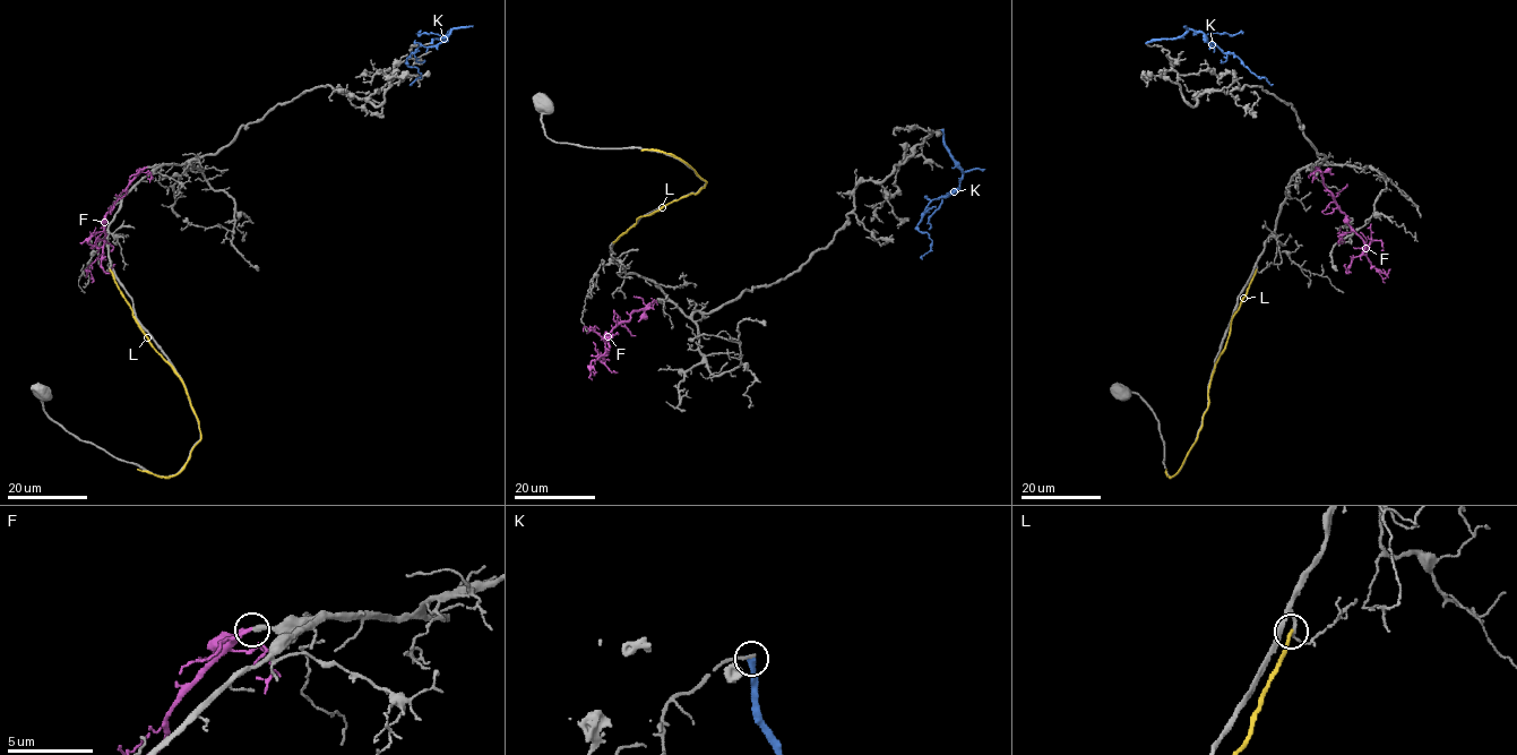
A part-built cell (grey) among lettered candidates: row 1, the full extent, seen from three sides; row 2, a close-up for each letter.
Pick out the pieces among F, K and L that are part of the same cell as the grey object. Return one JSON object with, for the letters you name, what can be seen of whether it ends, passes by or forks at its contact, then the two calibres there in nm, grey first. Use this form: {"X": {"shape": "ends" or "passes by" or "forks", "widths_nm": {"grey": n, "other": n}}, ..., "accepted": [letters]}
{"F": {"shape": "ends", "widths_nm": {"grey": 380, "other": 360}}, "accepted": ["F"]}

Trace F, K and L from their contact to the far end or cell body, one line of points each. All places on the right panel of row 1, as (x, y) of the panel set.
F: (1316, 166), (1346, 222), (1363, 240), (1364, 252), (1372, 266), (1385, 274), (1389, 268)
K: (1146, 42), (1180, 39), (1194, 29), (1201, 32), (1212, 45), (1233, 53), (1246, 67), (1272, 84)
L: (1256, 269), (1215, 365), (1208, 387), (1208, 406), (1197, 439), (1173, 477), (1165, 473), (1166, 469)

